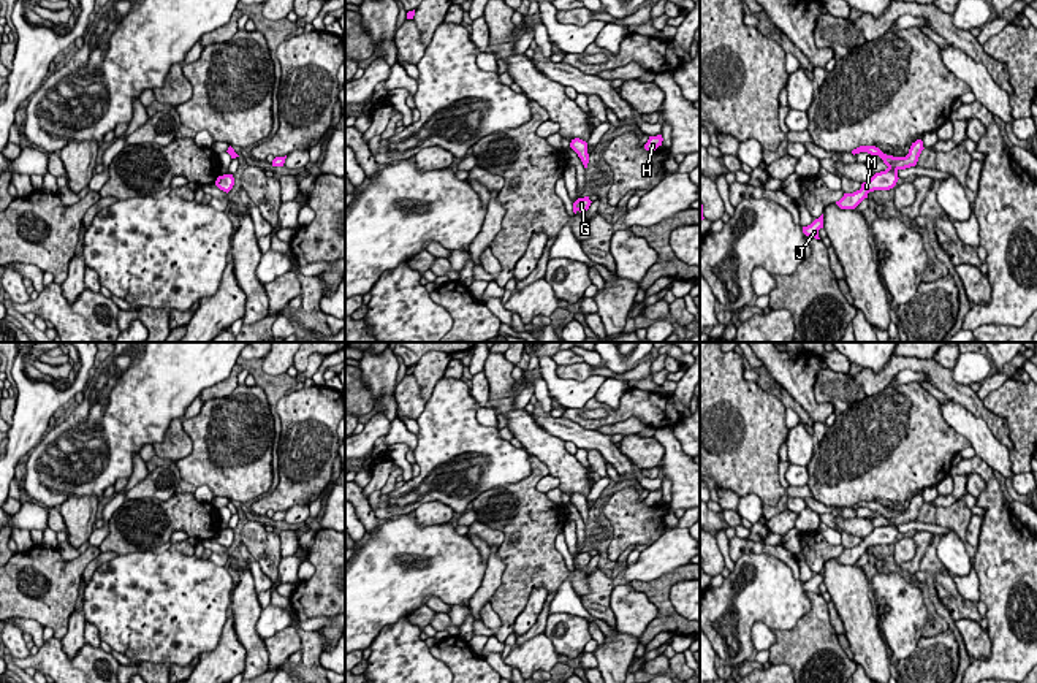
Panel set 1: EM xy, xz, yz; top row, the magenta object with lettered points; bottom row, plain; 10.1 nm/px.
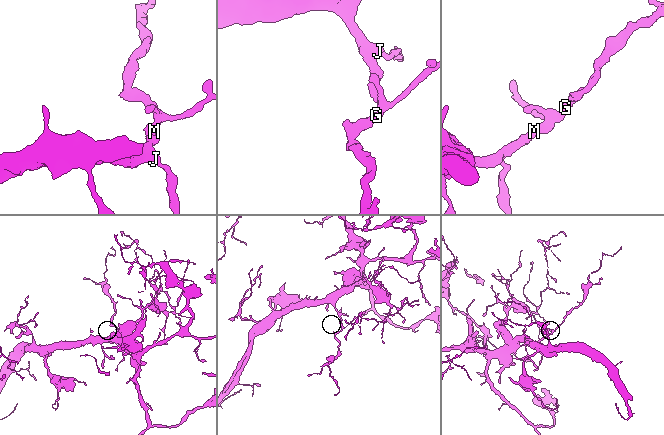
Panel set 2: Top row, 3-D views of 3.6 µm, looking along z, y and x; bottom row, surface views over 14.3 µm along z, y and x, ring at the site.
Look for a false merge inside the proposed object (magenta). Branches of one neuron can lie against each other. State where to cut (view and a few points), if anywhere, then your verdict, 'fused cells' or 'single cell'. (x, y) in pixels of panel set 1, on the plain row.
no cut; single cell

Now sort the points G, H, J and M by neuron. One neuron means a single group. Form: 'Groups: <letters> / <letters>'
Groups: G H J M

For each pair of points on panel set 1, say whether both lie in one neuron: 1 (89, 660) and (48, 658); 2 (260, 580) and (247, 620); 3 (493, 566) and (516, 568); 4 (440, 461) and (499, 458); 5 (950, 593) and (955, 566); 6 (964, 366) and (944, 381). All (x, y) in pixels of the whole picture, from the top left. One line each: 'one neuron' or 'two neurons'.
1: one neuron
2: two neurons
3: two neurons
4: one neuron
5: two neurons
6: two neurons

